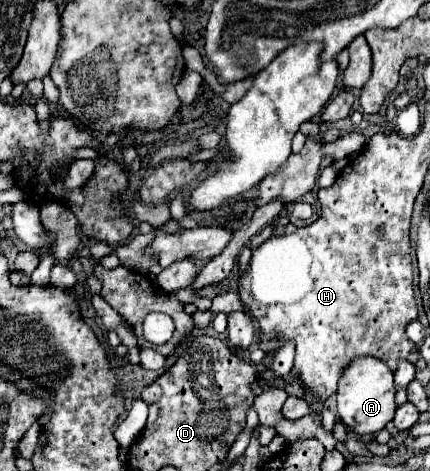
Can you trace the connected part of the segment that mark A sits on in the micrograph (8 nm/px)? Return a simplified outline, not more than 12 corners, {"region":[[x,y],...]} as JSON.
{"region":[[357,356],[337,386],[337,416],[361,436],[395,416],[393,372]]}

